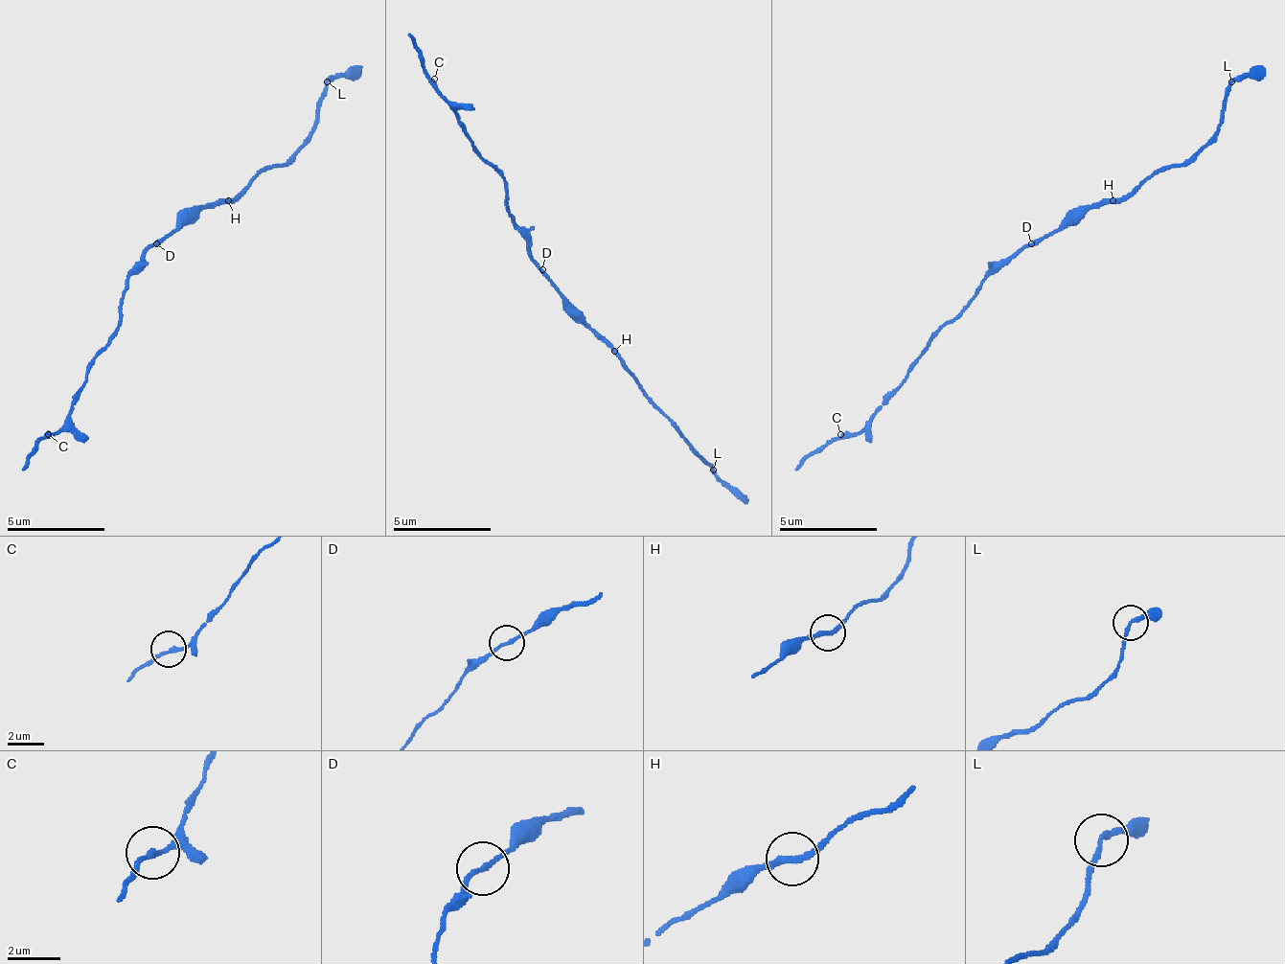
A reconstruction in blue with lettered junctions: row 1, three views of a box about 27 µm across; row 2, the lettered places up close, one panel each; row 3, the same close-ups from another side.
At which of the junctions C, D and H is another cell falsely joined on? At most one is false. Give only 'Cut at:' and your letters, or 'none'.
Cut at: H

